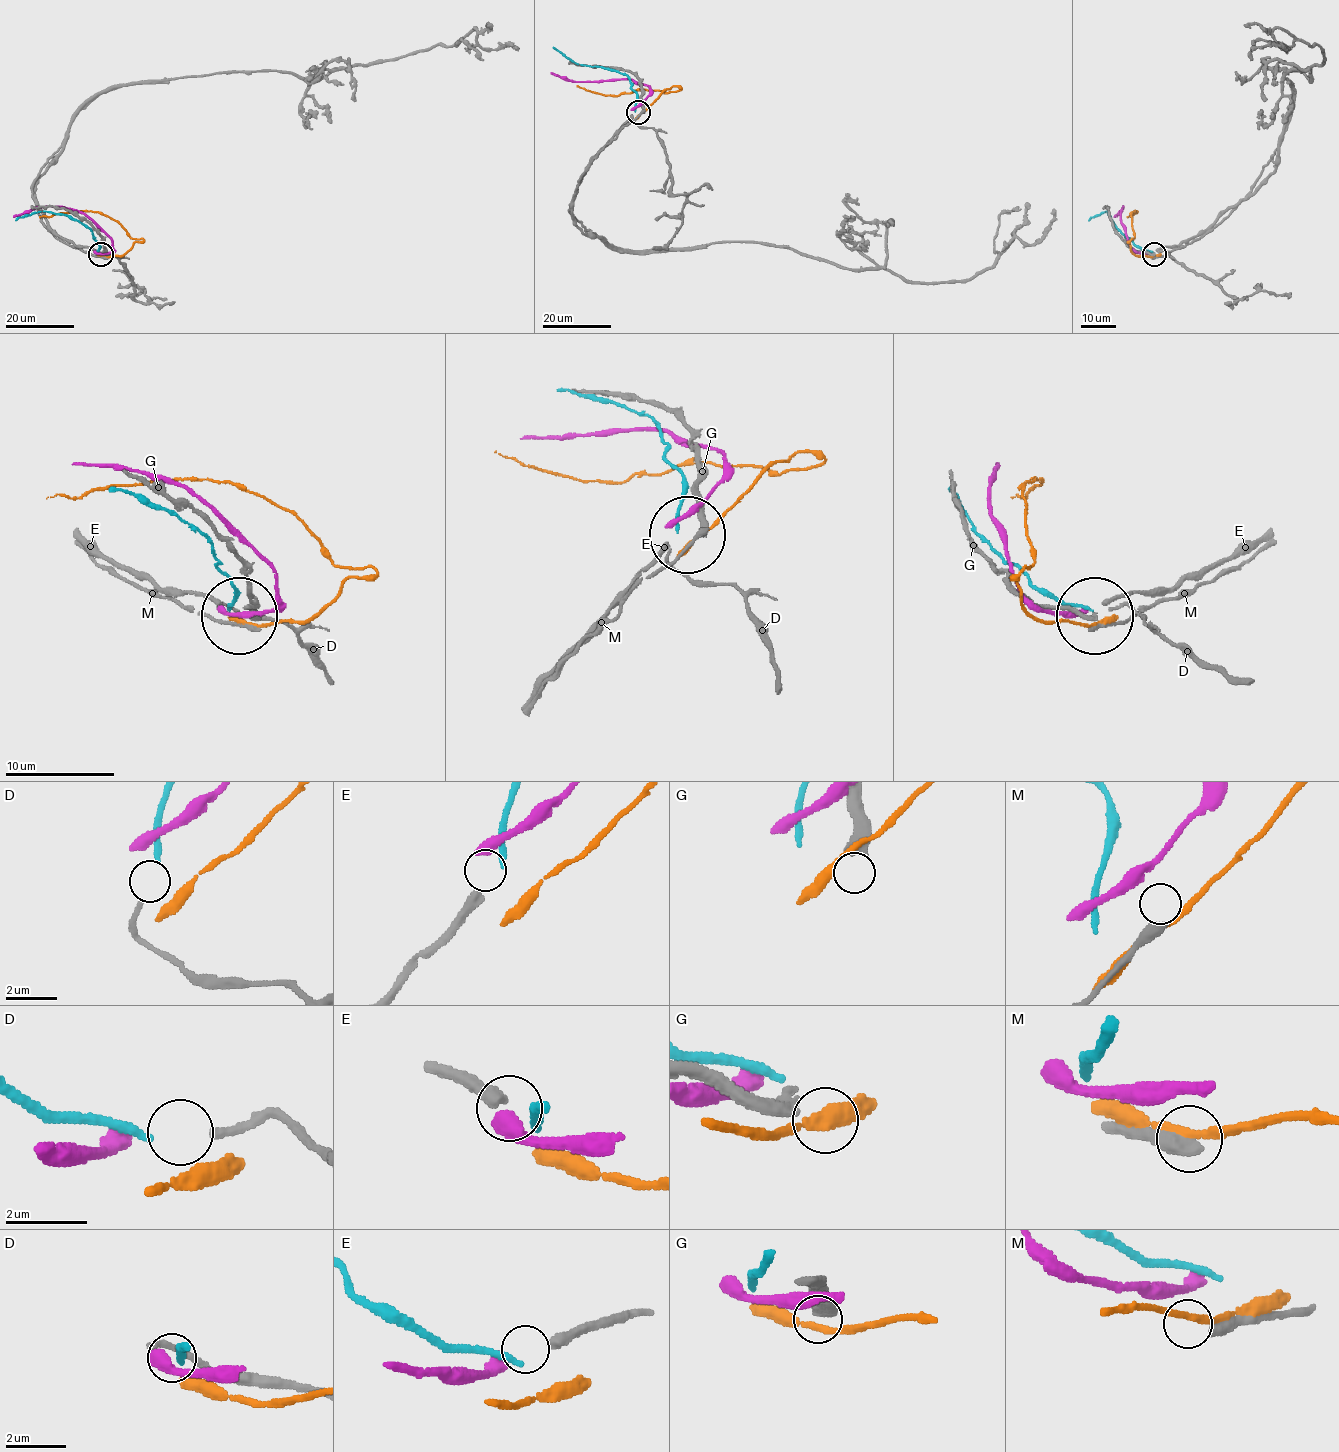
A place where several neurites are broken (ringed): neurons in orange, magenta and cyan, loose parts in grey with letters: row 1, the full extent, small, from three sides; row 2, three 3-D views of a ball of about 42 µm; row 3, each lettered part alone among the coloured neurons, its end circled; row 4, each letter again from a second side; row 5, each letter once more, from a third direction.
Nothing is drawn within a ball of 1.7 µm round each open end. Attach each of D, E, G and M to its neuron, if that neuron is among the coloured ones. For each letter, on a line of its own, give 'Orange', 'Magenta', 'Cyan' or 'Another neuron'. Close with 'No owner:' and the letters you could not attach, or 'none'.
D: Cyan
E: Magenta
G: Another neuron
M: Another neuron
No owner: G, M

